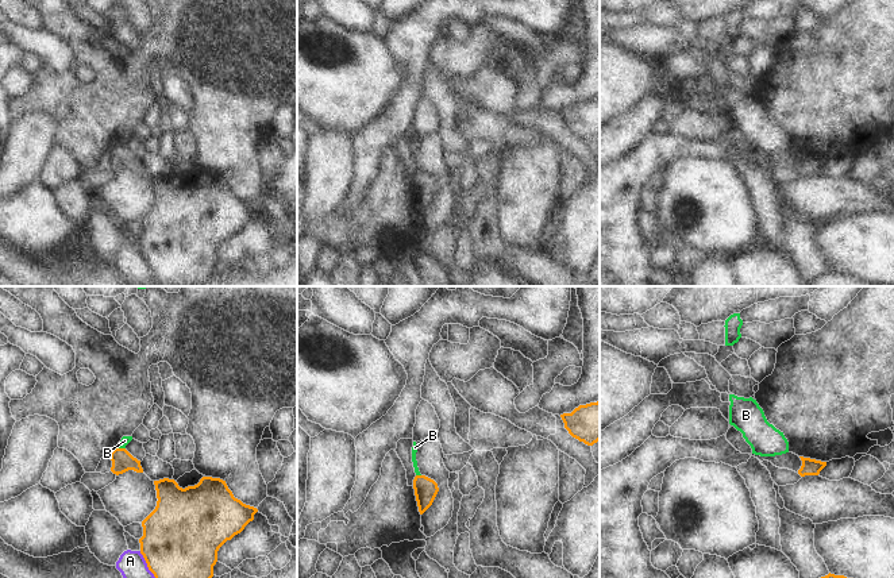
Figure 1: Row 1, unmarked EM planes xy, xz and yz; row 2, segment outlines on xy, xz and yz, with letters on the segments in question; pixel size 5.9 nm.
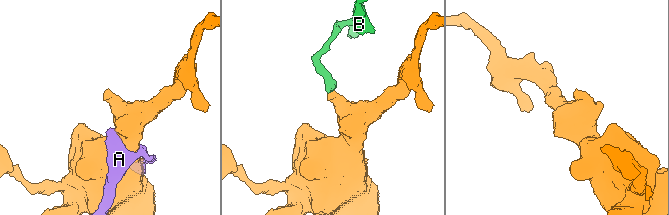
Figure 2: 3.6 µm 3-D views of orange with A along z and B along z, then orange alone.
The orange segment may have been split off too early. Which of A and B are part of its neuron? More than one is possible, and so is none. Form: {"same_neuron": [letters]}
{"same_neuron": []}

